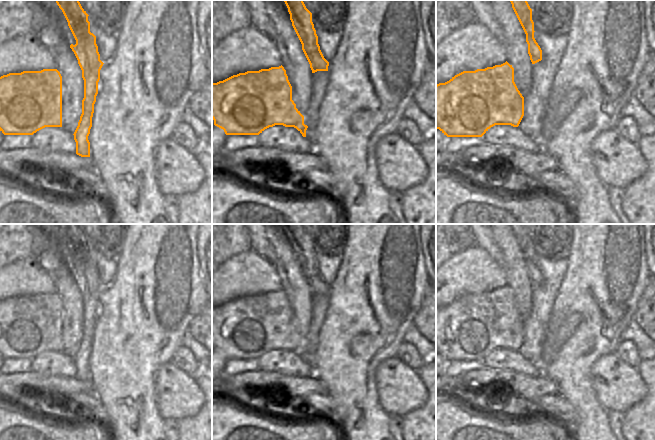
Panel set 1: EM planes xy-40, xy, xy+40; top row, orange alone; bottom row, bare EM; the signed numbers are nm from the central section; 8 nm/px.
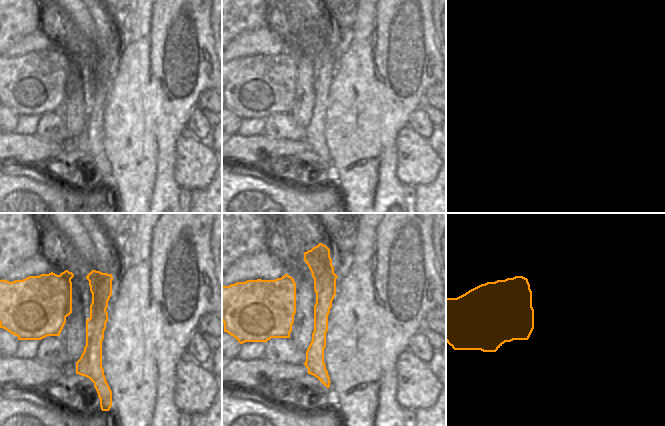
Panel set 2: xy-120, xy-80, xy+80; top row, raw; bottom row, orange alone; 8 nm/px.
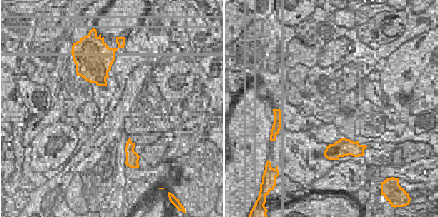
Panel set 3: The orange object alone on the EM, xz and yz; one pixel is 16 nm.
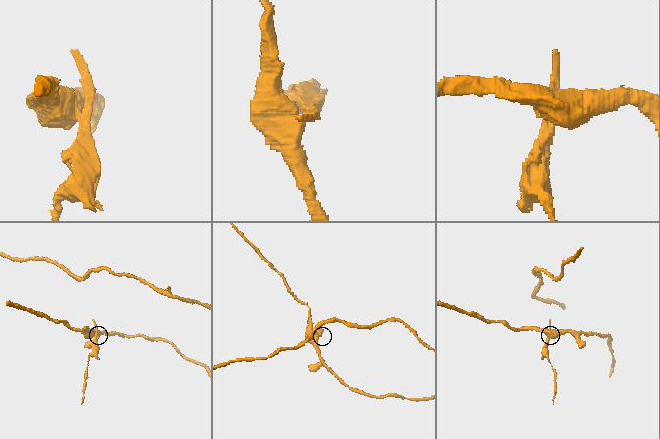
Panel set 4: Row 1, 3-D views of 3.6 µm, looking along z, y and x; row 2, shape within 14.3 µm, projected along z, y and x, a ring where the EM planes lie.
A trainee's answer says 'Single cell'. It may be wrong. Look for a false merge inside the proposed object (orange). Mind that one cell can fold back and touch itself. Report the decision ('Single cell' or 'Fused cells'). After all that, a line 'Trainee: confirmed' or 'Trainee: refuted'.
Fused cells
Trainee: refuted

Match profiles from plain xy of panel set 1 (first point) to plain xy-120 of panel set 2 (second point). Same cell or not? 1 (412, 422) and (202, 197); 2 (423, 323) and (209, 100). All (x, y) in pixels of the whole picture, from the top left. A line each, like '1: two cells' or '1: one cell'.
1: one cell
2: one cell

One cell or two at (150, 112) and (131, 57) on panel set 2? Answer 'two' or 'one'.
one

